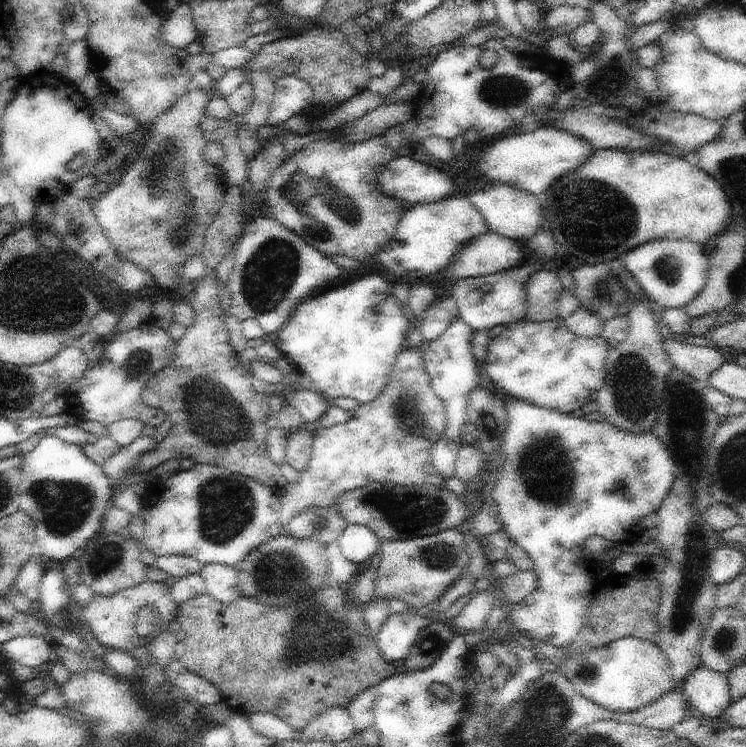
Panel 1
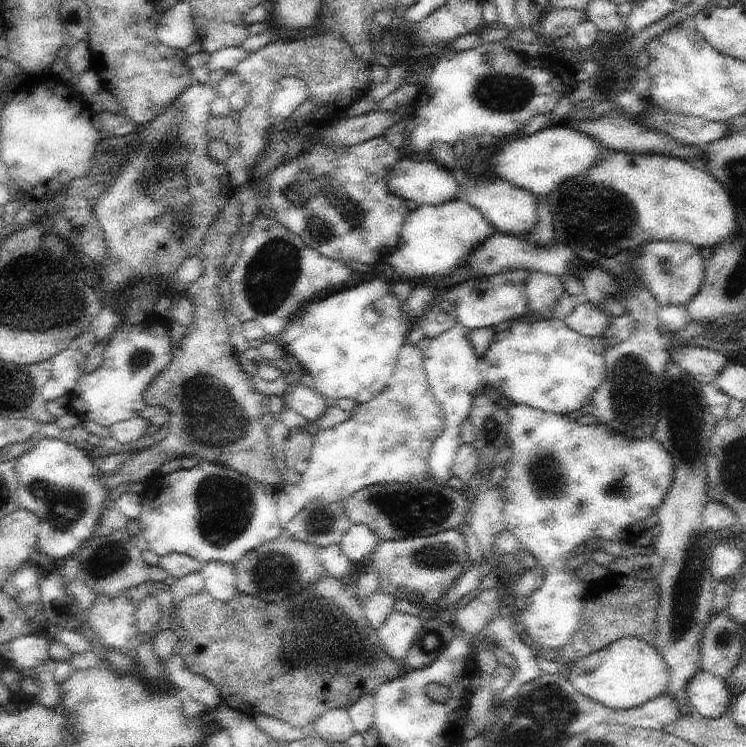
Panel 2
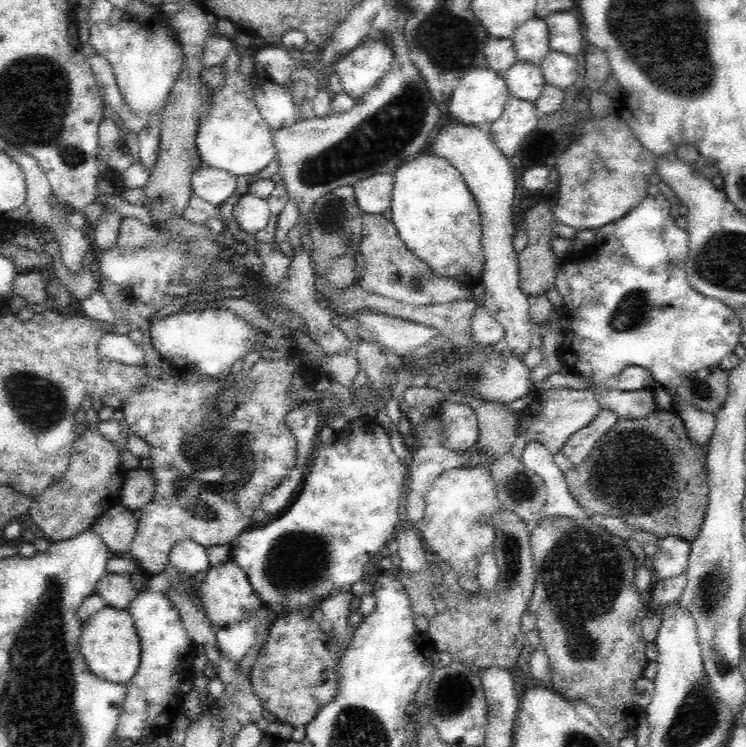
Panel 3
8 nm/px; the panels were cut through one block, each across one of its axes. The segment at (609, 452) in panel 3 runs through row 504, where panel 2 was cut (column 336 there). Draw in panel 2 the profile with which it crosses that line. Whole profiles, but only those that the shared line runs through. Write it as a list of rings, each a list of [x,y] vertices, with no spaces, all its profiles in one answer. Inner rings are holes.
[[[332,575],[322,577],[302,594],[279,603],[269,603],[244,593],[238,593],[228,602],[216,600],[206,590],[188,595],[178,604],[177,610],[181,627],[186,630],[179,652],[188,670],[210,680],[220,690],[222,702],[230,708],[251,717],[266,713],[303,729],[307,724],[316,722],[327,710],[348,710],[363,694],[377,691],[385,682],[402,675],[396,661],[384,652],[378,633],[365,617],[362,601],[354,596],[356,589],[353,583],[338,580]],[[334,594],[344,594],[344,606],[334,604],[330,598]]]

